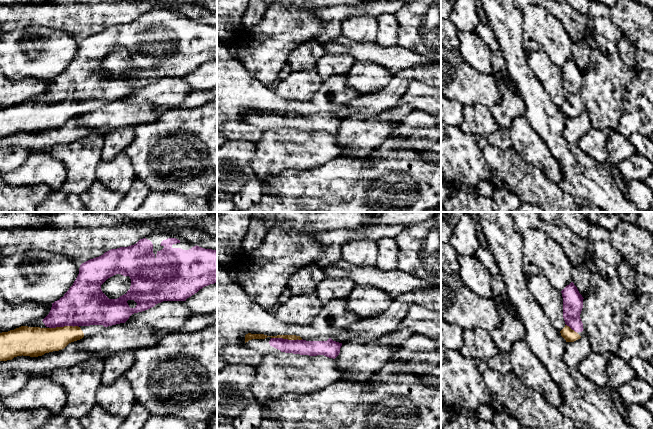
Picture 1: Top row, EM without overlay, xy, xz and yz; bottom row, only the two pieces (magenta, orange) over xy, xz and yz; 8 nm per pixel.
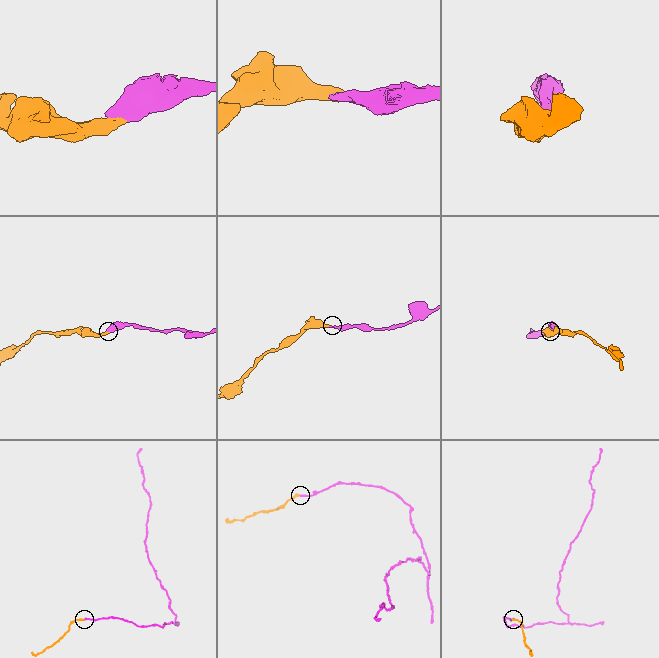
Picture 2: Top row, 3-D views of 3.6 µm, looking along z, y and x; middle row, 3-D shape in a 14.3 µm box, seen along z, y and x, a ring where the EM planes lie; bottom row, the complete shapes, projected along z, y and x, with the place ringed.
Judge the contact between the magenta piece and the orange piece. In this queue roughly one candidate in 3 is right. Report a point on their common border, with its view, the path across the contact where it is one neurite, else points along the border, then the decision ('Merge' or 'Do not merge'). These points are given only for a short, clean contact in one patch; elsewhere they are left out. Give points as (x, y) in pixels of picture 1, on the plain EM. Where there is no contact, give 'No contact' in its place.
Touches magenta at xz (287, 115). Path across: xz (312, 124), (292, 120), (287, 115), (256, 112). Merge

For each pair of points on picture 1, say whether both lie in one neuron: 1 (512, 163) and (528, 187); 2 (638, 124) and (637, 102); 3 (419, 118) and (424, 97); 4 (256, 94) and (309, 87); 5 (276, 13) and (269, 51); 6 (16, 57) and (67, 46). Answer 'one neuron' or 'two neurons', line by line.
1: one neuron
2: one neuron
3: two neurons
4: two neurons
5: one neuron
6: one neuron

